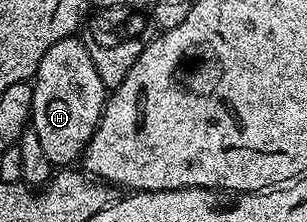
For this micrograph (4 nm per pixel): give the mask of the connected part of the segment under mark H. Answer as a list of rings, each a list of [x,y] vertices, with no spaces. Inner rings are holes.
[[[68,38],[49,46],[45,58],[37,66],[33,77],[33,106],[30,127],[41,138],[45,157],[53,166],[71,166],[87,150],[87,143],[103,117],[109,89],[101,82],[89,50],[85,50],[82,39]]]

